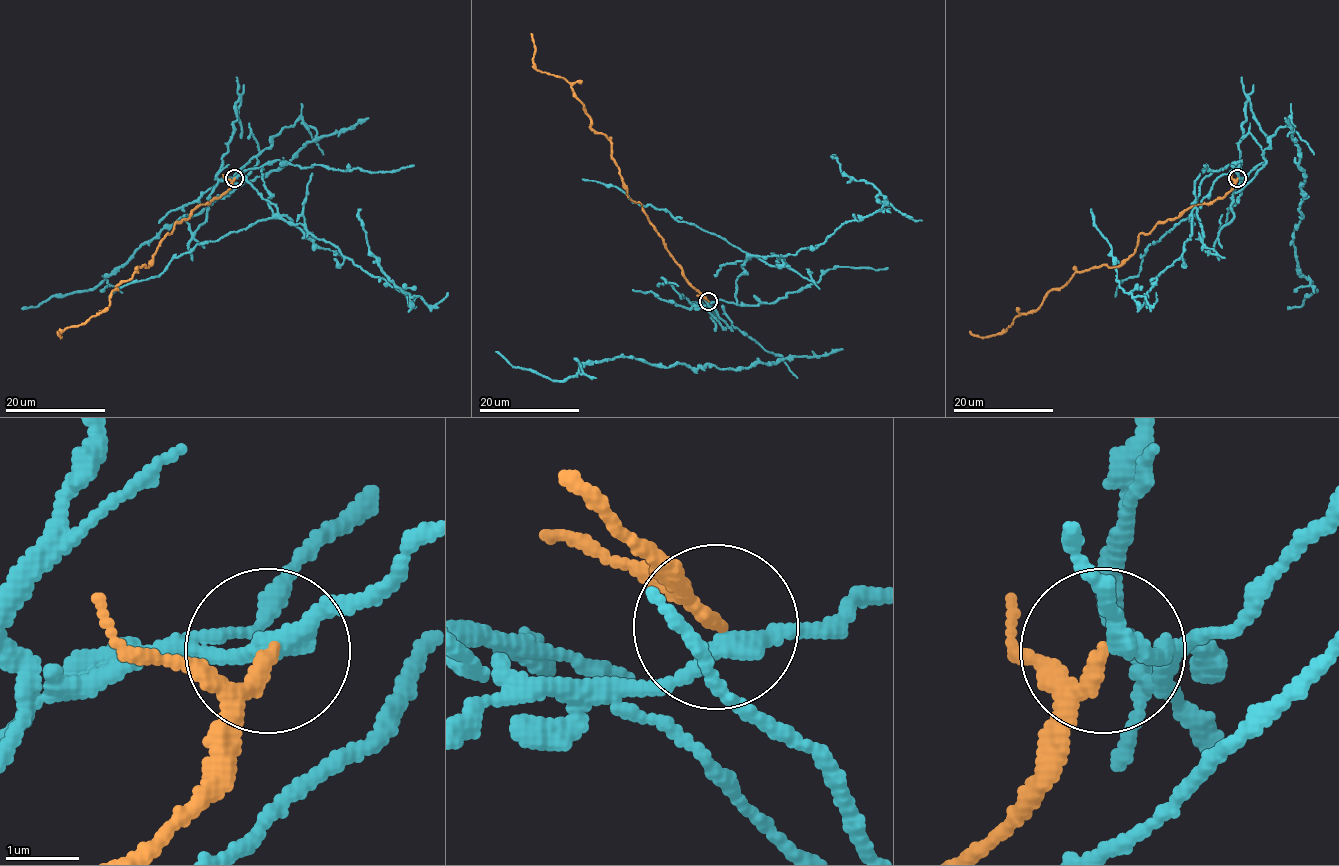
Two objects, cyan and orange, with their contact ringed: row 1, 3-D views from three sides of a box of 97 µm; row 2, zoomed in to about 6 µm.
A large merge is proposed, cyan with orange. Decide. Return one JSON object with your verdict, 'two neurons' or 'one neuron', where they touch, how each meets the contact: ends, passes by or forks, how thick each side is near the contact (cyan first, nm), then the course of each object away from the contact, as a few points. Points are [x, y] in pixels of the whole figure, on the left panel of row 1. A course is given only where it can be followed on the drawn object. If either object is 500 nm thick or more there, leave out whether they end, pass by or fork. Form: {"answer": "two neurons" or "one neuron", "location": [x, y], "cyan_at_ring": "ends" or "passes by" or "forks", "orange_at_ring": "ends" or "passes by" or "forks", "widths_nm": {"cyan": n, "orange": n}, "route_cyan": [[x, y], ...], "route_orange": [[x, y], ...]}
{"answer": "two neurons", "location": [234, 178], "cyan_at_ring": "passes by", "orange_at_ring": "passes by", "widths_nm": {"cyan": 240, "orange": 160}, "route_cyan": [[235, 178], [228, 178], [300, 119], [316, 131], [285, 165], [178, 218], [88, 291], [21, 308]], "route_orange": [[235, 178], [218, 198], [177, 222], [153, 262], [117, 286], [109, 306], [66, 327], [61, 337], [56, 331]]}

